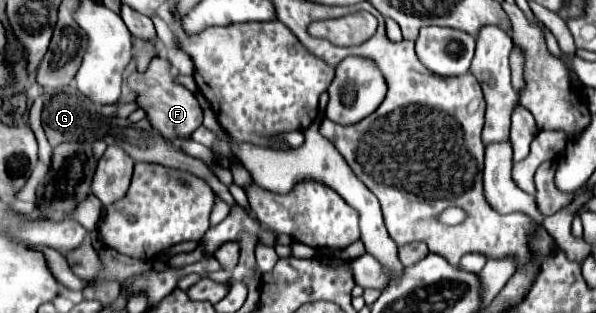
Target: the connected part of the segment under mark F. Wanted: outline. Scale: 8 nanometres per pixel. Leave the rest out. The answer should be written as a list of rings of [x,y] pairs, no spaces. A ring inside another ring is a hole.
[[[156,58],[156,62],[152,62],[152,66],[144,72],[144,74],[136,74],[130,72],[128,76],[128,86],[132,90],[138,92],[138,104],[140,108],[144,108],[148,112],[148,120],[152,122],[152,126],[172,144],[178,144],[178,136],[190,138],[190,134],[202,126],[202,108],[196,100],[196,96],[186,90],[184,86],[178,86],[172,82],[172,74],[170,74],[170,62]]]

